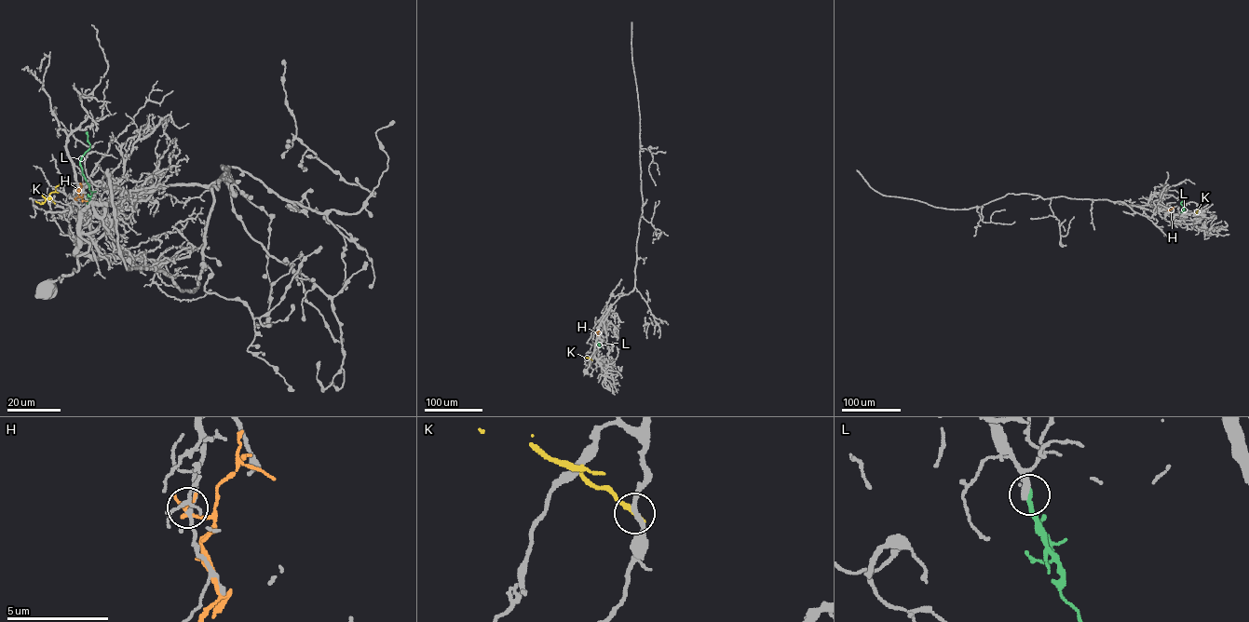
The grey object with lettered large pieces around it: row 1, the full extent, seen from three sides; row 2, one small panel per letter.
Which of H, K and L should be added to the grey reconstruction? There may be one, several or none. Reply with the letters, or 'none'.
L

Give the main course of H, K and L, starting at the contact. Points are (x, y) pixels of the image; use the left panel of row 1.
H: (75, 199), (79, 196), (80, 184)
K: (62, 181), (41, 204), (34, 200)
L: (87, 203), (91, 193), (80, 164), (89, 147), (87, 131)

